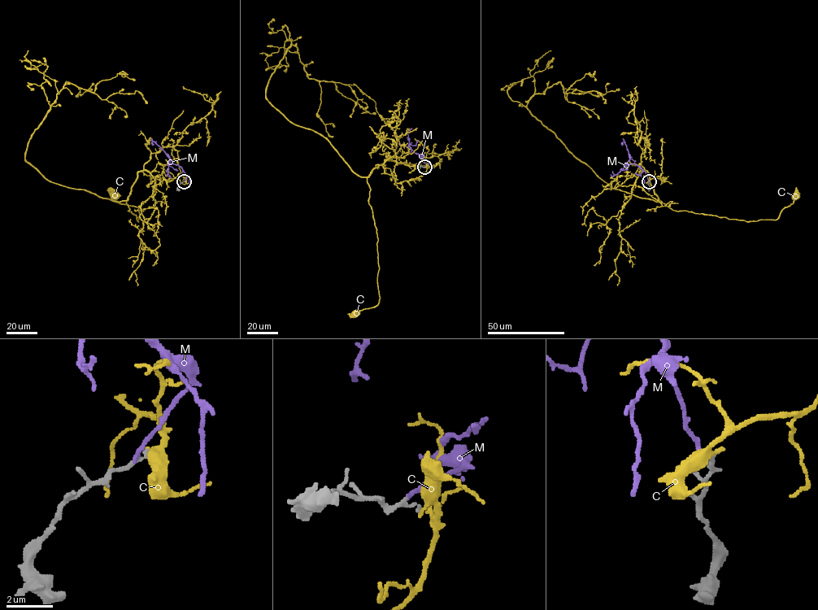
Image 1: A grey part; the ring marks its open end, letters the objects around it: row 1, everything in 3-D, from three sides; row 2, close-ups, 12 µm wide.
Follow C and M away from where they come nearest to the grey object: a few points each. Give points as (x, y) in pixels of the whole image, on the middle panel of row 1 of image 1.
C: (426, 167), (420, 176), (399, 183), (382, 165), (367, 178), (378, 238), (380, 298), (379, 303), (356, 314)
M: (425, 167), (428, 164), (409, 145), (411, 147), (393, 140)

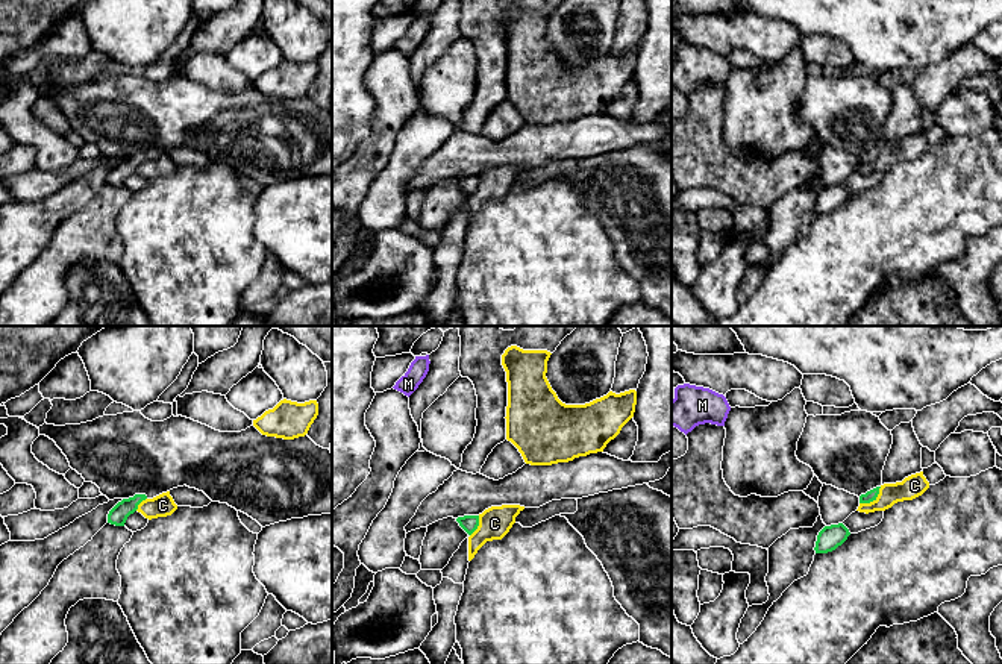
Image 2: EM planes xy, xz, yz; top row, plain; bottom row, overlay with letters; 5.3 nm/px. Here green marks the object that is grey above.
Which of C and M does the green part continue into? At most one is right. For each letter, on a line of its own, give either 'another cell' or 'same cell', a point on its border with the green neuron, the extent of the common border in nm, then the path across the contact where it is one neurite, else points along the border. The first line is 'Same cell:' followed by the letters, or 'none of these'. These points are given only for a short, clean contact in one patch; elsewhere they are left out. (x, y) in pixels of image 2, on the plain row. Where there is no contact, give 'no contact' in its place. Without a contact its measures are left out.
Same cell: M
C: another cell | yz (872, 161) | 150 nm | along yz (881, 147), (872, 161), (860, 164)
M: same cell | no contact

